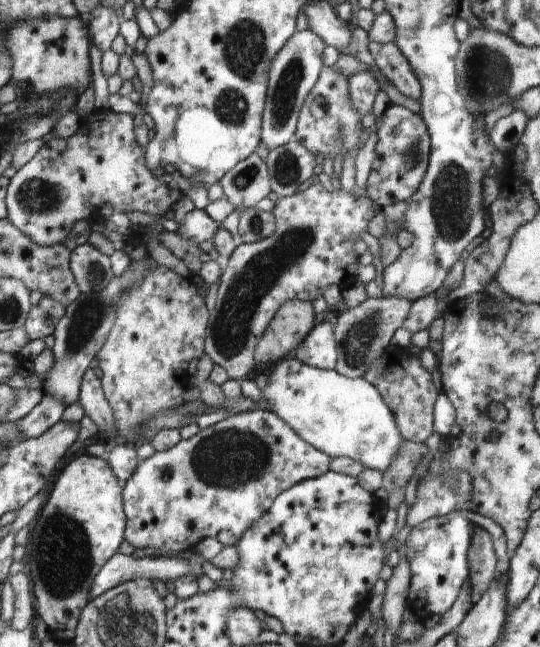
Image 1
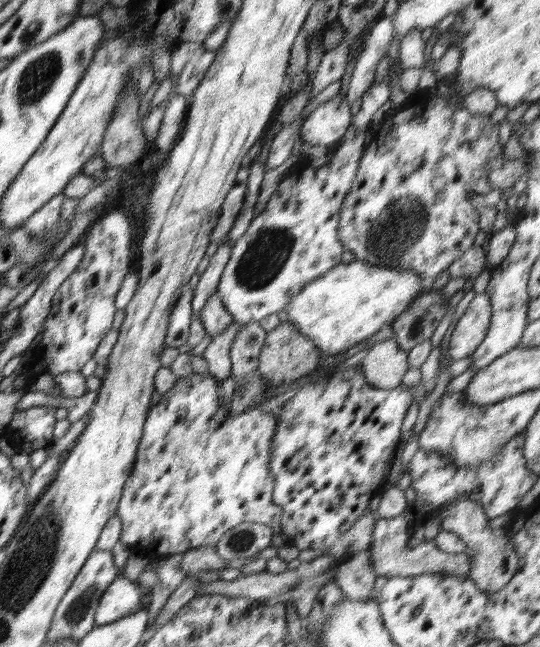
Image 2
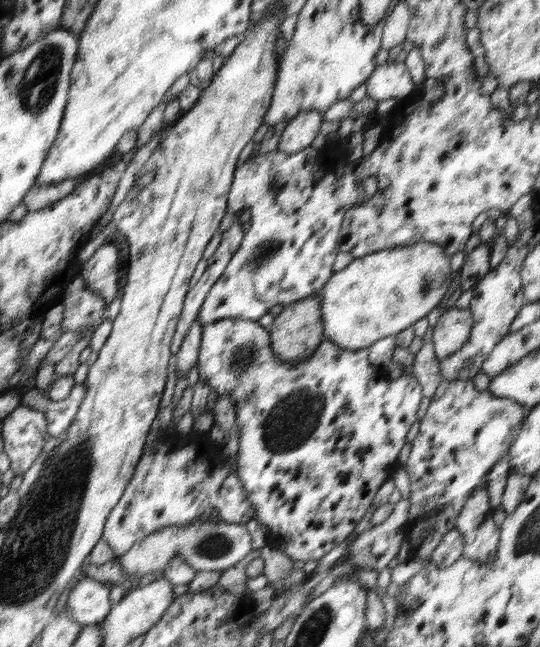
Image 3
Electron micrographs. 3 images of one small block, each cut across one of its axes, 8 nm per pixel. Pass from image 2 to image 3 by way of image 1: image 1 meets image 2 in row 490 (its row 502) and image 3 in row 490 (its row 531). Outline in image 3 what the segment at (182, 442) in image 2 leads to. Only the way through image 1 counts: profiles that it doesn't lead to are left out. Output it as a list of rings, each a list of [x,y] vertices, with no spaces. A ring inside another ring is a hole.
[[[168,438],[154,441],[146,444],[143,450],[143,455],[136,465],[136,470],[127,484],[120,500],[116,506],[112,508],[112,512],[107,516],[106,526],[102,532],[101,538],[106,540],[110,548],[114,551],[116,558],[122,556],[134,542],[140,542],[142,538],[146,538],[148,534],[164,528],[164,526],[188,526],[192,522],[196,522],[200,516],[208,515],[214,510],[220,514],[221,520],[225,522],[232,522],[234,524],[245,524],[255,518],[254,510],[252,510],[252,503],[246,497],[246,491],[238,479],[238,453],[228,459],[228,464],[224,462],[221,452],[214,458],[218,460],[216,466],[206,466],[206,468],[196,468],[196,466],[188,466],[192,460],[196,460],[196,455],[200,452],[194,450],[181,450],[179,453],[168,450]]]

